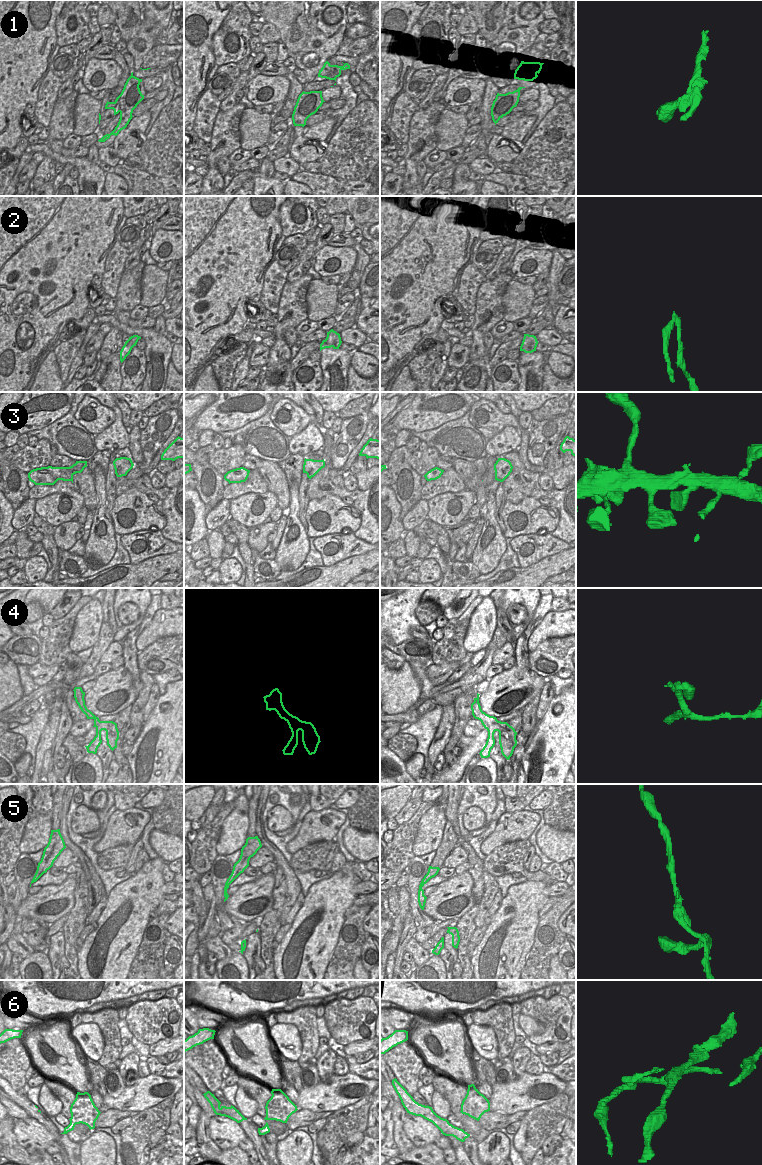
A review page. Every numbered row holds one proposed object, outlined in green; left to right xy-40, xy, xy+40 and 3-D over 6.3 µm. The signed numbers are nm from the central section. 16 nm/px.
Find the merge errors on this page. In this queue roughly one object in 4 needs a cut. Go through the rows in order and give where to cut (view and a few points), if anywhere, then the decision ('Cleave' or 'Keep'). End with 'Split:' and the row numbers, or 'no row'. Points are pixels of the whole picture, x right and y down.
1: No split. Keep
2: Split along xy-40 (127, 340), (131, 343), (132, 347). Cleave
3: No split. Keep
4: No split. Keep
5: No split. Keep
6: Split along xy-40 (67, 1126), (73, 1129). Cleave
Split: 2, 6.

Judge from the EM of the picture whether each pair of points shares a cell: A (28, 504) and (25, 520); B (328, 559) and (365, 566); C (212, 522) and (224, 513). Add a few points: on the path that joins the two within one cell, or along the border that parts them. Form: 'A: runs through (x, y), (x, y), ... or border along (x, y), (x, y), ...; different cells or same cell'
A: runs through (27, 508), (25, 516); same cell
B: border along (362, 553), (324, 566); different cells
C: runs through (215, 520), (221, 514); same cell

